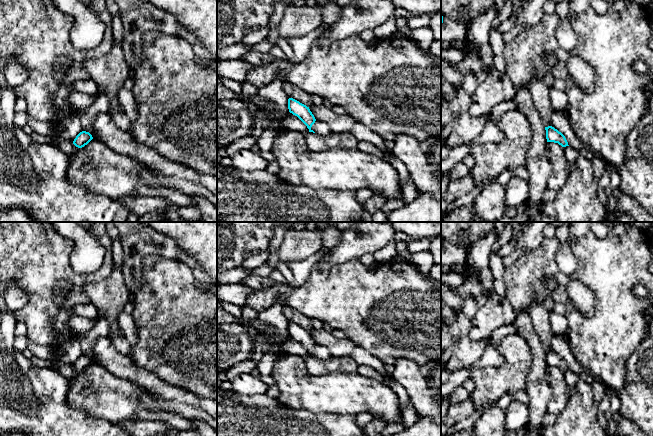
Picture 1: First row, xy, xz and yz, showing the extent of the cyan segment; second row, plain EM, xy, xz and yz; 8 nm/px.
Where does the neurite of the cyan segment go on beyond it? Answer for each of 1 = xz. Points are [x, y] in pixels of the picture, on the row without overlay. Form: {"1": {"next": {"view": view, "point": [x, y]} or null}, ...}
{"1": {"next": null}}

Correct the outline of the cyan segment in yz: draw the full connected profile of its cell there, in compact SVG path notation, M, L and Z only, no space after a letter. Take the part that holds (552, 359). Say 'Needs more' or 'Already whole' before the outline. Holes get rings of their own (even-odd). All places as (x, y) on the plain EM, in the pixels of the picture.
Already whole. M552 350L545 351L547 366L558 367L562 371L569 370L565 360Z

